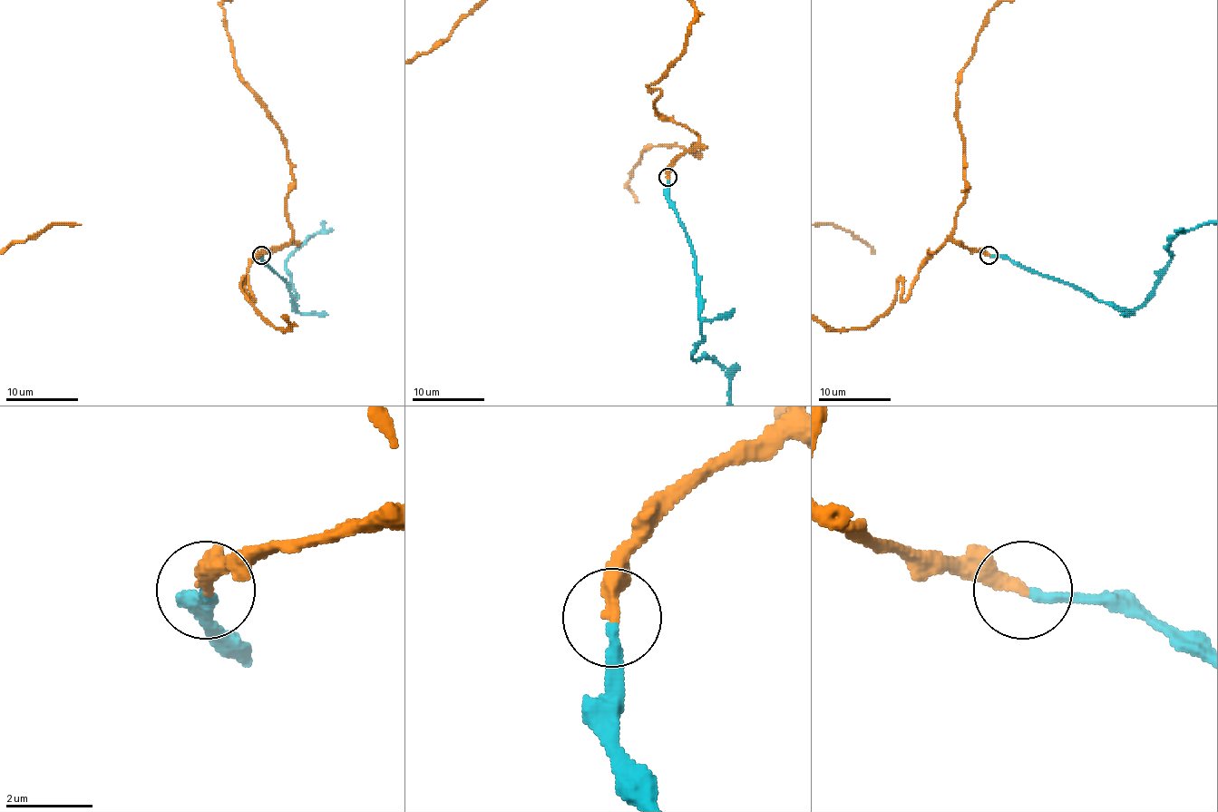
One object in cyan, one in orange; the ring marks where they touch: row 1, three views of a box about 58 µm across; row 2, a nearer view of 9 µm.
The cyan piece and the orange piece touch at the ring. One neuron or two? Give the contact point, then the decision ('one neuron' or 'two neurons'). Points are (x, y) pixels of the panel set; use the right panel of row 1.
at (989, 255); one neuron

